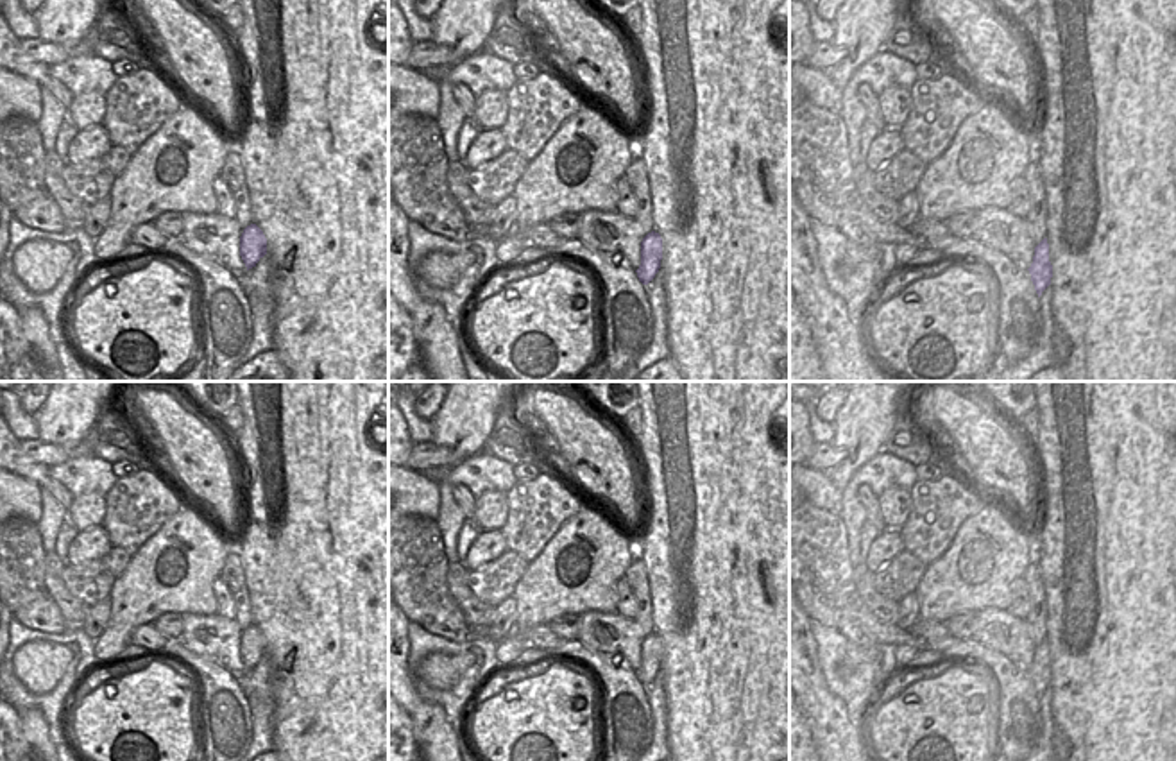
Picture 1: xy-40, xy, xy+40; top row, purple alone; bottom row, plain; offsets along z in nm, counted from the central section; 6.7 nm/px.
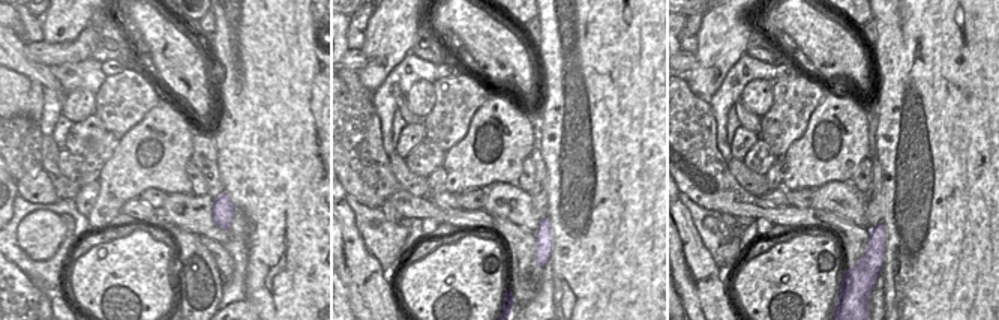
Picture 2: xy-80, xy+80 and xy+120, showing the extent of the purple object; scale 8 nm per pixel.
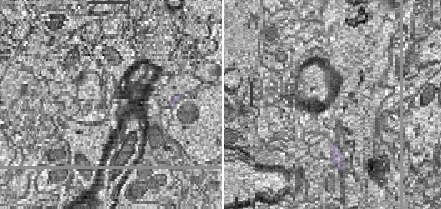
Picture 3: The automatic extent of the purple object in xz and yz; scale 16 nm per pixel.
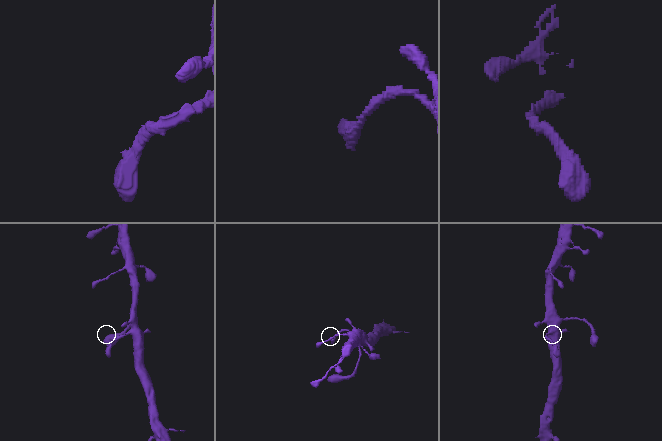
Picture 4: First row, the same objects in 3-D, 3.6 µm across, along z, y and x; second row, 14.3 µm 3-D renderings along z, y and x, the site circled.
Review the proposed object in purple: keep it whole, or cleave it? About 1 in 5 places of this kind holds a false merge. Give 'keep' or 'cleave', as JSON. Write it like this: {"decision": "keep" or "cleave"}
{"decision": "keep"}

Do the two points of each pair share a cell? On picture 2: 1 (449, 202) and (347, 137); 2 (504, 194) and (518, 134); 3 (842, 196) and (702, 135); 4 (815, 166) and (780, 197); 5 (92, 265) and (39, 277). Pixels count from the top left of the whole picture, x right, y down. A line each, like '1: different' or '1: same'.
1: different
2: different
3: different
4: different
5: different

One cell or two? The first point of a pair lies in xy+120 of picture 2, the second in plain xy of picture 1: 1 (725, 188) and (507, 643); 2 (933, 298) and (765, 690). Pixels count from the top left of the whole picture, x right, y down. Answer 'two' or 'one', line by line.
1: two
2: one

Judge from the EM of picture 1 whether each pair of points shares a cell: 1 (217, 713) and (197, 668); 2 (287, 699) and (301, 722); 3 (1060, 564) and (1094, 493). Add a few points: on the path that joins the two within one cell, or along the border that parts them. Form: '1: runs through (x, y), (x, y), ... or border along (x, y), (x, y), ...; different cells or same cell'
1: runs through (217, 702), (217, 688), (208, 679); same cell
2: runs through (292, 704), (301, 717); same cell
3: runs through (1067, 547), (1094, 520), (1094, 511); same cell

